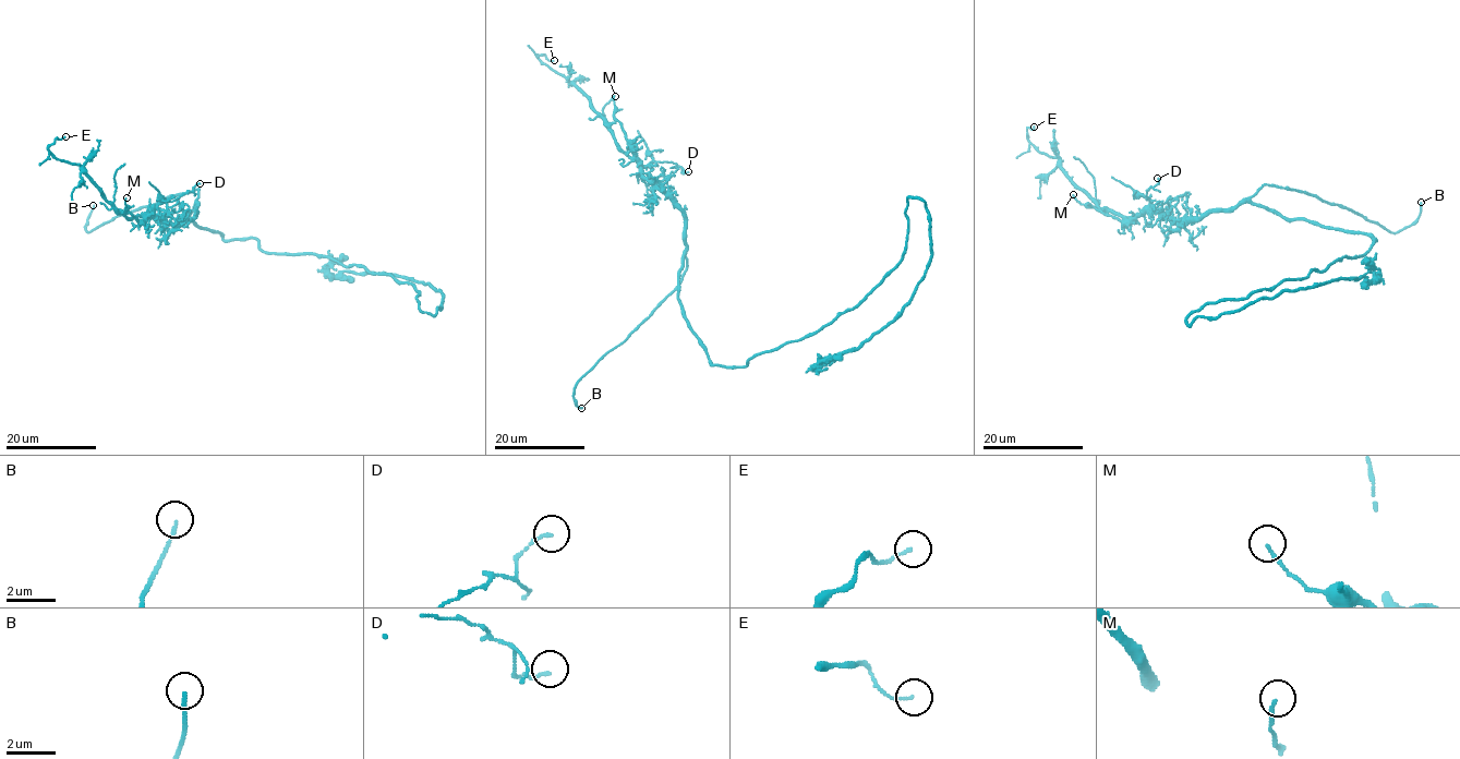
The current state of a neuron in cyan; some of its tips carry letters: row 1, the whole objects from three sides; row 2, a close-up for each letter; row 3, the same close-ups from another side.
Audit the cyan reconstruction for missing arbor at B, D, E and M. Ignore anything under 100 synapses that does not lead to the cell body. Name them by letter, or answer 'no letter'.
B

